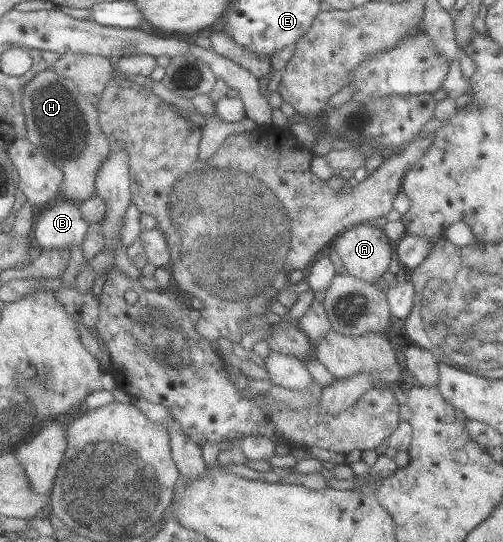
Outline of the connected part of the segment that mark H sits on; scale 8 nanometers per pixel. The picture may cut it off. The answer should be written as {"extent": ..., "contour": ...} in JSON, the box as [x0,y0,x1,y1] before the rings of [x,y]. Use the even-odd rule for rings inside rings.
{"extent":[22,68,113,202],"contour":[[[48,68],[24,85],[22,107],[26,115],[27,138],[64,174],[61,186],[64,197],[82,202],[97,192],[100,168],[113,150],[108,136],[100,126],[98,107],[78,88],[73,78]]]}

